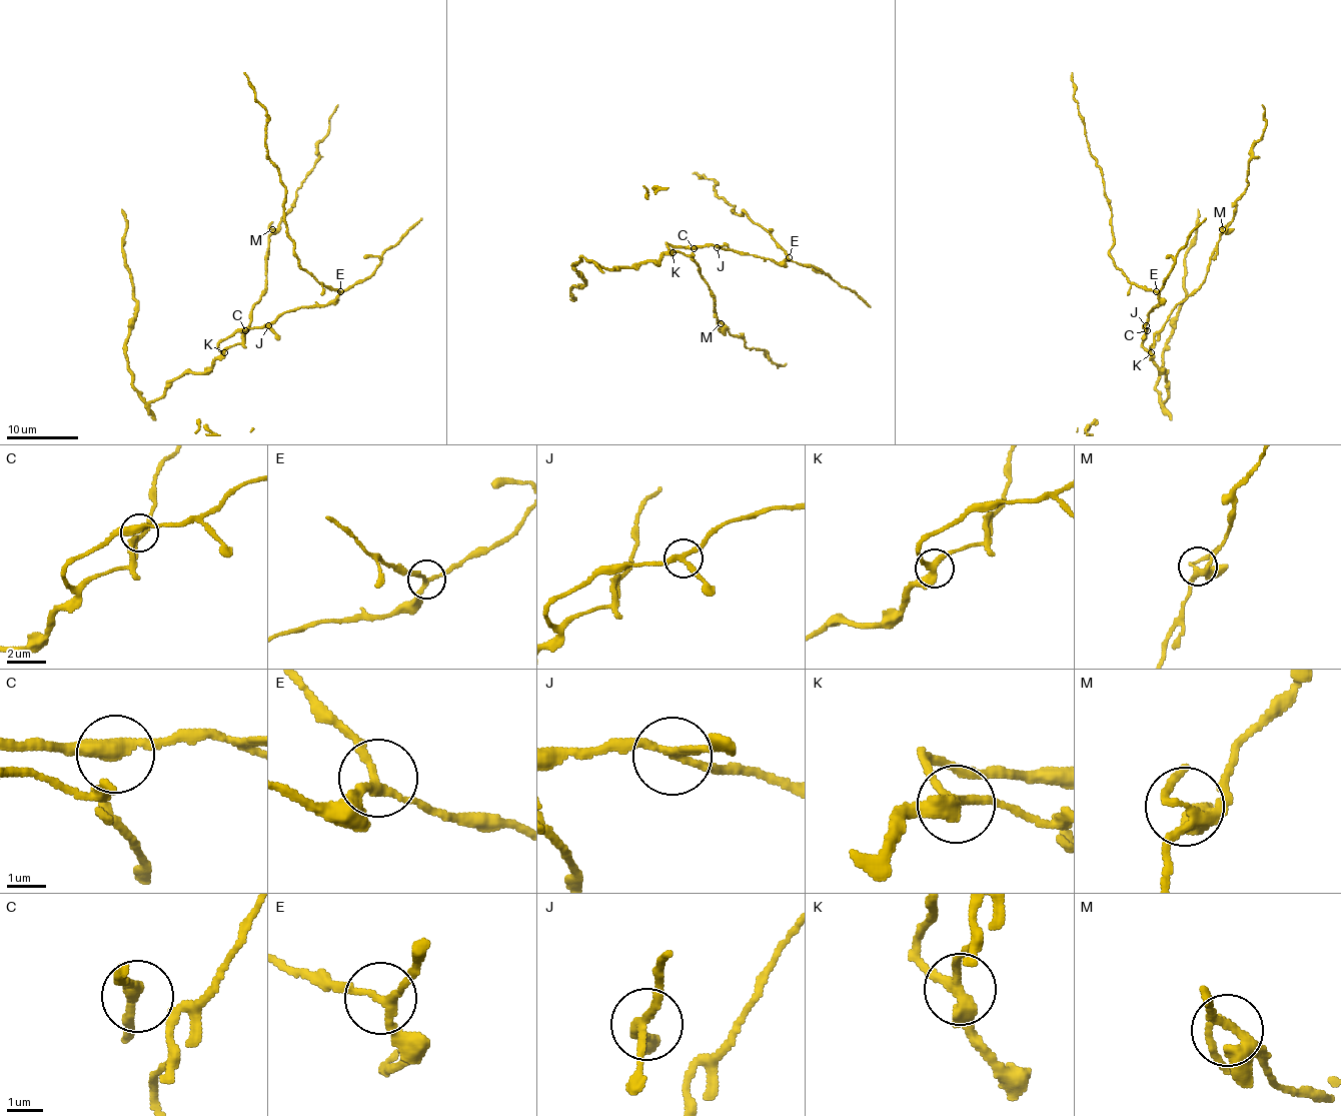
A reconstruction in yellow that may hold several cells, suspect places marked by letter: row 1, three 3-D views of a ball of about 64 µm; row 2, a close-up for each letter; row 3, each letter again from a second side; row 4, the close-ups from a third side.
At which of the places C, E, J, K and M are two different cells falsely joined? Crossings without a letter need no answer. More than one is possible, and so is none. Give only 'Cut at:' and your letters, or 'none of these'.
Cut at: none of these

